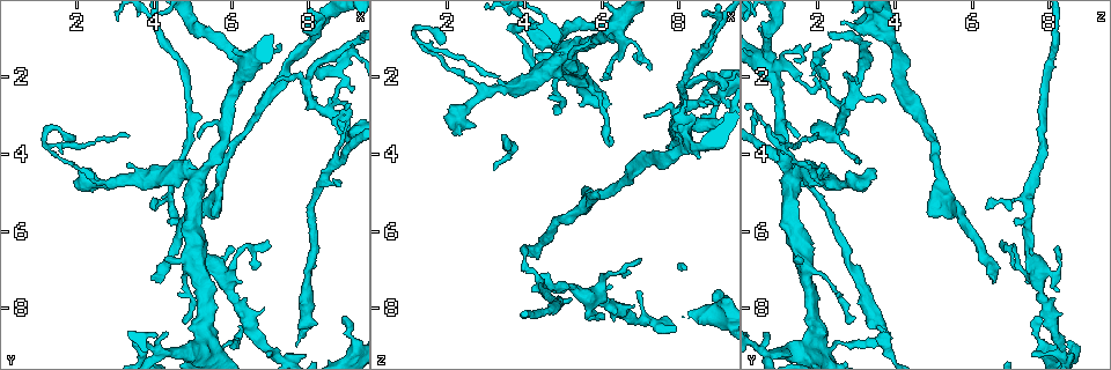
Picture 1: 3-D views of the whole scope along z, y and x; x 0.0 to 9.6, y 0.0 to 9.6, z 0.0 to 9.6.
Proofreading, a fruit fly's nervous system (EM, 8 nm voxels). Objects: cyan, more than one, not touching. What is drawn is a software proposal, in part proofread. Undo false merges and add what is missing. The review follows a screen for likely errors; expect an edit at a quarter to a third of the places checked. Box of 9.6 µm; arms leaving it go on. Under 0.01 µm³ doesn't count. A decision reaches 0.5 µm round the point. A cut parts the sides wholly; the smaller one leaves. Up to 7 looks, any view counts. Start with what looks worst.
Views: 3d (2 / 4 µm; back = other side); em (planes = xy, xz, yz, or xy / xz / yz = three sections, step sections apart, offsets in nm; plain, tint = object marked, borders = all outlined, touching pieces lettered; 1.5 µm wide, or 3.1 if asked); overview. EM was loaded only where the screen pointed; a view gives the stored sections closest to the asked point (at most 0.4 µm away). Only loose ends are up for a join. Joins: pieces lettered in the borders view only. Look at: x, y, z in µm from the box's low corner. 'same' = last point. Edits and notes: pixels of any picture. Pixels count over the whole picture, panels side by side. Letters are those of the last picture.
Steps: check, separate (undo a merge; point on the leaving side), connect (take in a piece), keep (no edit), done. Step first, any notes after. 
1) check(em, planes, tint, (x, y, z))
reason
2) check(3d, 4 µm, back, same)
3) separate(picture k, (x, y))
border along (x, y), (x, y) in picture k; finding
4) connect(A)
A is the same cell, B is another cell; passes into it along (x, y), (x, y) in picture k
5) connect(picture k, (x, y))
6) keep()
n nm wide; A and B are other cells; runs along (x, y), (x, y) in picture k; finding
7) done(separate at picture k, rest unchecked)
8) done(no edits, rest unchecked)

check(em, planes, tint, (8.90, 2.80, 2.75))
three arms meet

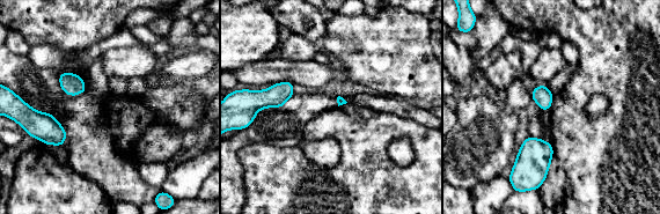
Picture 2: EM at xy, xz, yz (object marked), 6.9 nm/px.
check(em, planes, borders, same)
what lies round it

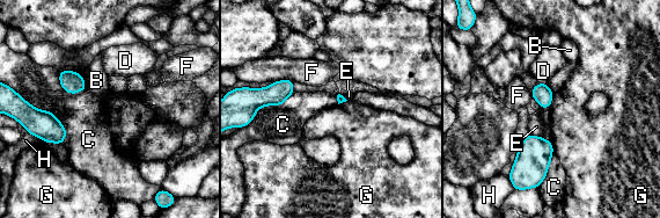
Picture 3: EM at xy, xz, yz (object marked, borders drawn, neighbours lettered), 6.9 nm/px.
keep()
B, C, D, E, F, G and H are other cells; none of them fits

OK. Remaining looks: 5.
check(em, xz, step 8, borders, (8.90, 8.20, 7.70))
an open end

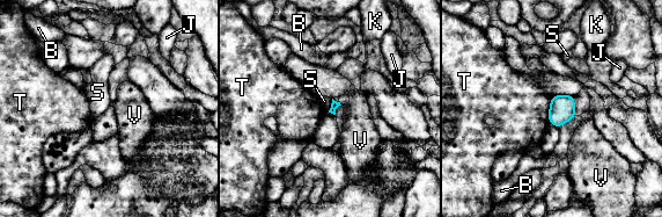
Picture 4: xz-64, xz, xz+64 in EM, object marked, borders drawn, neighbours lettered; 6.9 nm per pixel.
check(em, planes, borders, same)
another direction

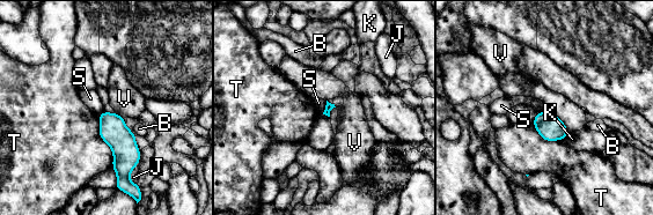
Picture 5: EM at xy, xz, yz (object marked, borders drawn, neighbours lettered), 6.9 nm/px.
keep()
B, J, K, S, T and V are other cells; border along (327, 101), (325, 109), (322, 112) in picture 5; no lettered piece goes on from it

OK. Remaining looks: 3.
check(em, planes, plain, (5.55, 5.55, 4.85))
an open end

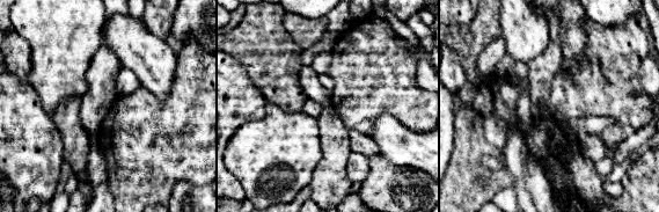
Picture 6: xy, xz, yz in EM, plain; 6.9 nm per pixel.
check(em, planes, borders, same)
see the neighbours

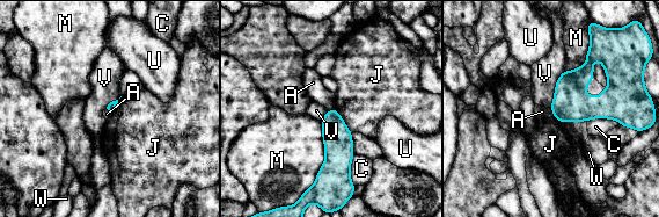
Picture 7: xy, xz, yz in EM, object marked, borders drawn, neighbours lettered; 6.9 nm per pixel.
keep()
A, C, J, M, U, V and W are other cells; border along (550, 107), (554, 115) in picture 7; none of them fits

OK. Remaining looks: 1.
done(no edits, rest unchecked)

